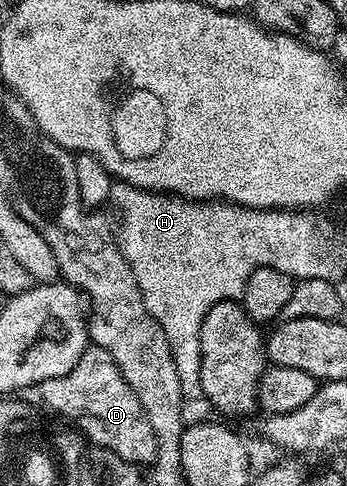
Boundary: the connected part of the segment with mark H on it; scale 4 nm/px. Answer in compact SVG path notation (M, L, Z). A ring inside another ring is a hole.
M124 182L116 185L115 200L116 198L117 212L121 215L121 221L116 221L115 224L117 244L129 269L135 274L135 282L139 282L139 290L143 294L147 310L155 318L155 322L159 322L167 338L181 392L186 401L200 401L199 330L203 326L203 318L207 318L207 310L224 300L240 301L247 286L247 278L251 278L251 274L255 274L255 270L260 268L283 270L283 274L297 280L319 278L320 274L311 274L305 270L313 266L313 260L319 260L319 253L323 251L323 238L313 238L316 225L305 221L301 217L304 215L297 210L245 208L242 204L228 202L184 200L182 196L148 192L146 188L137 188L134 184Z

